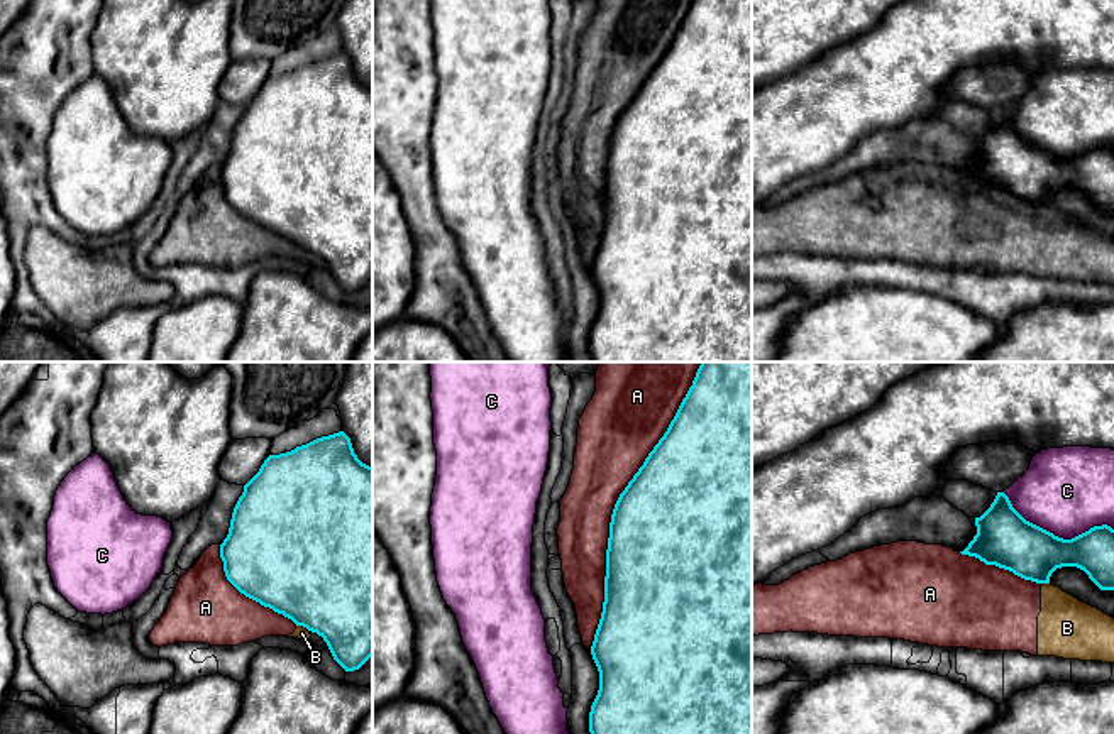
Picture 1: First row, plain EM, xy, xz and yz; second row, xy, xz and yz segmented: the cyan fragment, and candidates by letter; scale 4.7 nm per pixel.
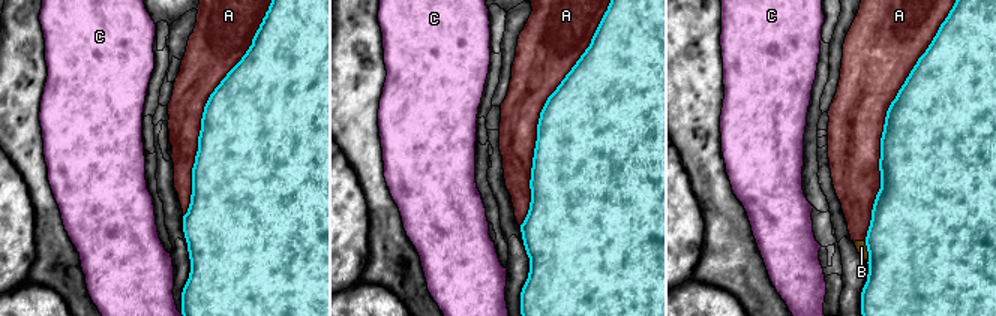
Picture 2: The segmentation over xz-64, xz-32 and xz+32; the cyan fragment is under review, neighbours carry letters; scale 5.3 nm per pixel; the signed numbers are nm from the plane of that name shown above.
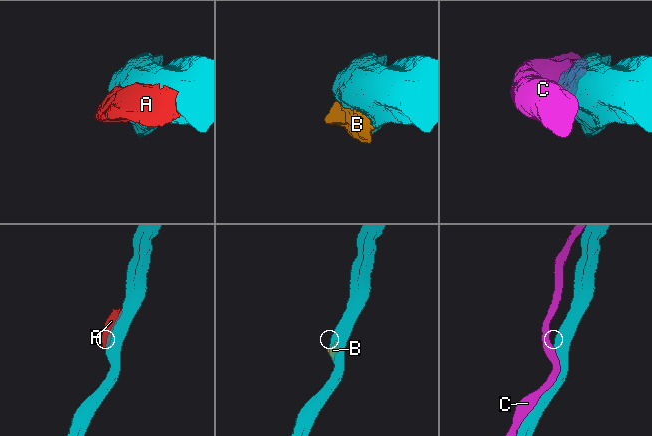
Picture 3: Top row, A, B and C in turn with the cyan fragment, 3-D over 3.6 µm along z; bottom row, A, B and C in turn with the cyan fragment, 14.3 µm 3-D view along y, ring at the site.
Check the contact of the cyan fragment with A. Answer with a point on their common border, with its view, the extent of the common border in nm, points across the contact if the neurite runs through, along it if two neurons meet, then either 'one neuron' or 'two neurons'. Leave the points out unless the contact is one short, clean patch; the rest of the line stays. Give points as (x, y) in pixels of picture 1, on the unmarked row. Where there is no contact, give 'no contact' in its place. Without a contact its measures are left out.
xz (612, 136) | 1400 nm | two neurons

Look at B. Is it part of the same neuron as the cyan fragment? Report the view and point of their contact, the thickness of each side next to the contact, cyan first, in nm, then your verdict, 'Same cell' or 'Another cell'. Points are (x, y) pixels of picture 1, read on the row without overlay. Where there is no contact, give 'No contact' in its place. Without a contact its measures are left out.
Touches cyan at xy (303, 247). Thickness 500 nm (cyan) against 70 nm. Another cell

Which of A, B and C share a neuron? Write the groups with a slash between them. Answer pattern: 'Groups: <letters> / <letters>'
Groups: A B / C

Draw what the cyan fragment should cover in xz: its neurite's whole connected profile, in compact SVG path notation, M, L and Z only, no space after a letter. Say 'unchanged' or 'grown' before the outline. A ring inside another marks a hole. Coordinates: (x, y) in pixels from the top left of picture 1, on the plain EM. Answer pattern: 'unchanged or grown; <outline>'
unchanged; M694 0L667 52L620 115L609 144L604 223L591 276L599 293L599 311L589 333L593 362L752 362L752 0Z

